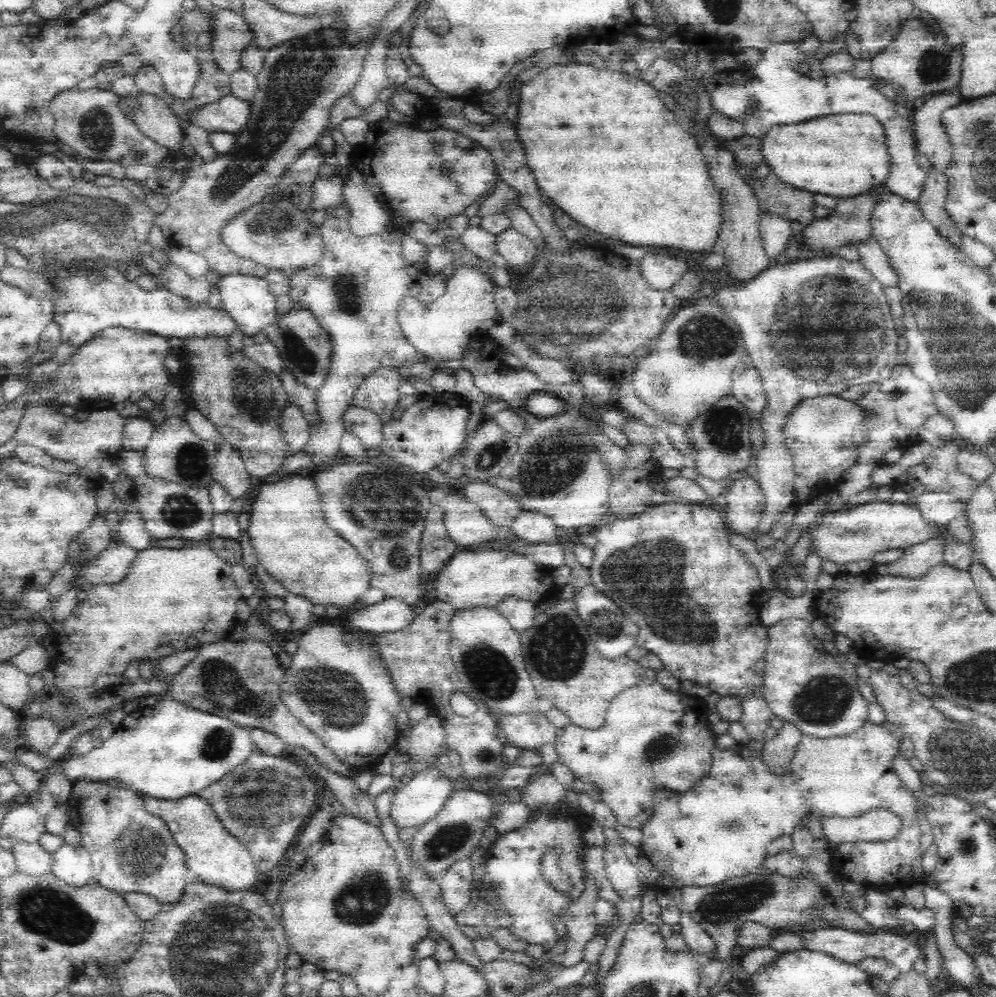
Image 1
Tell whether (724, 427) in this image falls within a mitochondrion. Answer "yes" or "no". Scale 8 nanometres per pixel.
yes

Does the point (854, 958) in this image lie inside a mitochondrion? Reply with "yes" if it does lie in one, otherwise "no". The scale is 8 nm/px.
no

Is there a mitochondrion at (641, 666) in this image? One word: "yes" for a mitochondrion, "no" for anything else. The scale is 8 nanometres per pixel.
no

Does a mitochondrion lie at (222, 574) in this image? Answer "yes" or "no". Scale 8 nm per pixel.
no

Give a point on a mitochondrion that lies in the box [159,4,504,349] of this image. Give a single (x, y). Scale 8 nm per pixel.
(294, 84)

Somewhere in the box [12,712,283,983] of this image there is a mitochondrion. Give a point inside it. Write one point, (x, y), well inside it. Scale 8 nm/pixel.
(48, 913)

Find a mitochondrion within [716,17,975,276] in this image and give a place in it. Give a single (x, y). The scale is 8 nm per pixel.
(935, 64)

